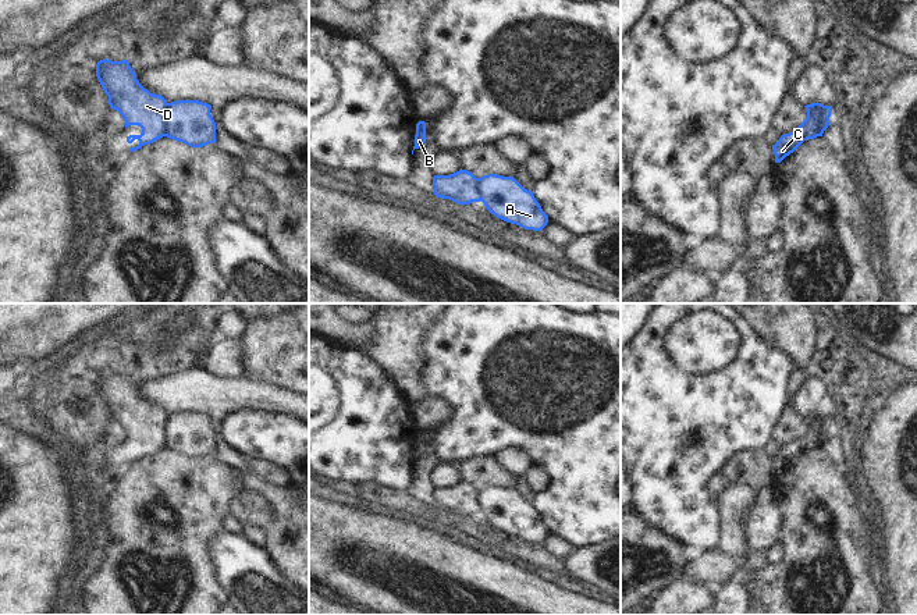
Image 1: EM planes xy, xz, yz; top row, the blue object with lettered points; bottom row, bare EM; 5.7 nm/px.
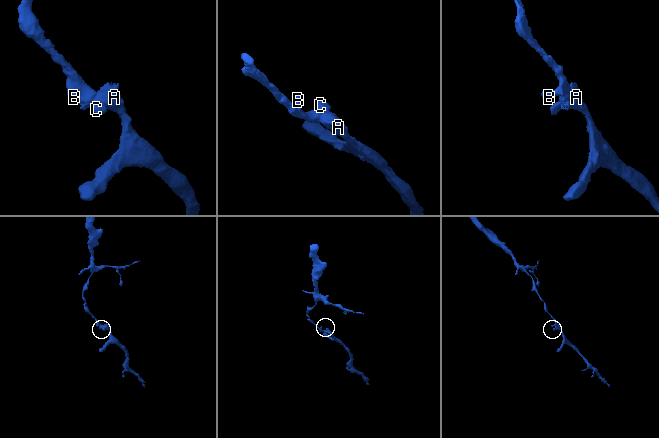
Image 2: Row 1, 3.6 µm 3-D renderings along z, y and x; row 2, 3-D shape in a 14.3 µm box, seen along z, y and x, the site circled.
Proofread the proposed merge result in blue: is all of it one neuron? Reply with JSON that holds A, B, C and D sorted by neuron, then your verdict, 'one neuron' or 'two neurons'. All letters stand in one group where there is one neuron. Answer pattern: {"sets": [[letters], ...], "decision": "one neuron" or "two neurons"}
{"sets": [["A", "C"], ["B", "D"]], "decision": "two neurons"}

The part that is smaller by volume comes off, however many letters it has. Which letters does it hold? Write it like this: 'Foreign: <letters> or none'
Foreign: A, C

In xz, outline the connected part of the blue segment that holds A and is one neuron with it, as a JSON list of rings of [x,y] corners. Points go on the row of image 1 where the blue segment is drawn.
[[[488,174],[477,178],[477,184],[481,202],[497,218],[533,231],[543,231],[547,225],[548,217],[533,192],[513,177]]]

